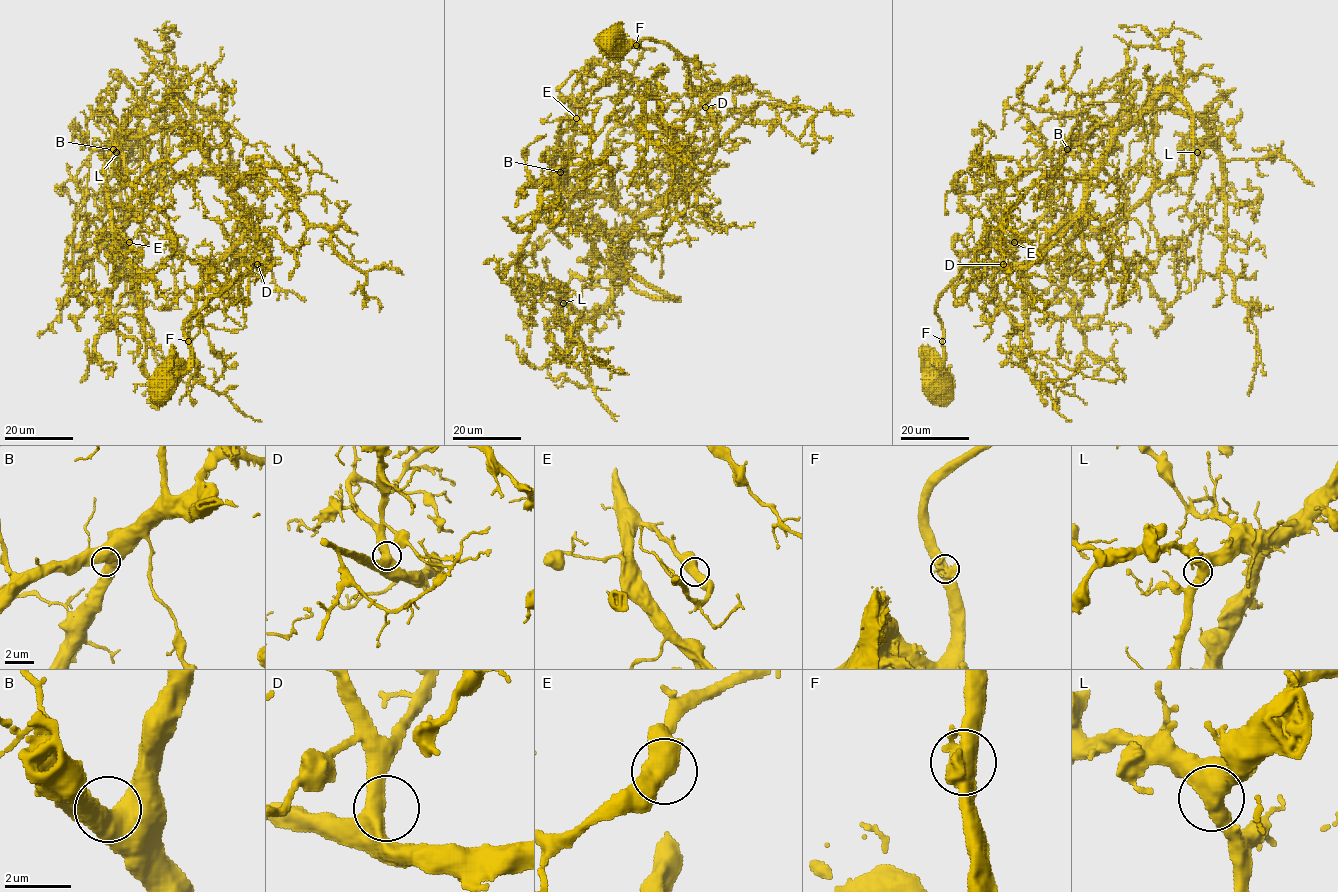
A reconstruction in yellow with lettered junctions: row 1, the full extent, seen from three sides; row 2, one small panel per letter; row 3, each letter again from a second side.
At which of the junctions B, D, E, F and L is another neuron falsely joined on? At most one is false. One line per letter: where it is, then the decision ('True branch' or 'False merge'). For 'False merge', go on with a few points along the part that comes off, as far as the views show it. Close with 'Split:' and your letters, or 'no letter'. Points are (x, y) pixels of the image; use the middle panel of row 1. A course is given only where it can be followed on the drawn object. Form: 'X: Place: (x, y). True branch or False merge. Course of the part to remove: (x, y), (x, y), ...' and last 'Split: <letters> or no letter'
B: Place: (560, 172). True branch
D: Place: (705, 107). True branch
E: Place: (576, 118). True branch
F: Place: (636, 45). True branch
L: Place: (563, 303). True branch
Split: no letter

